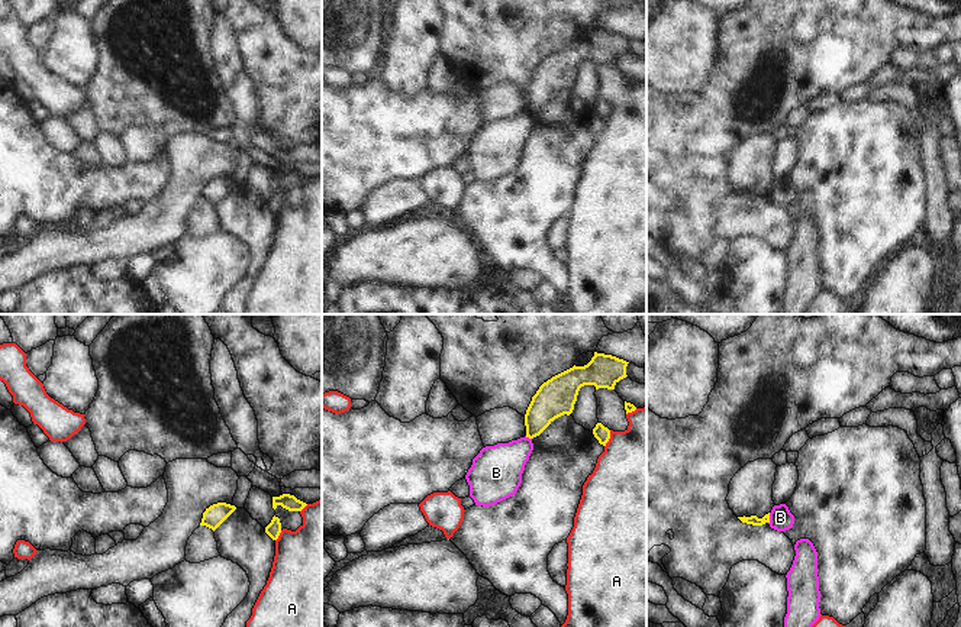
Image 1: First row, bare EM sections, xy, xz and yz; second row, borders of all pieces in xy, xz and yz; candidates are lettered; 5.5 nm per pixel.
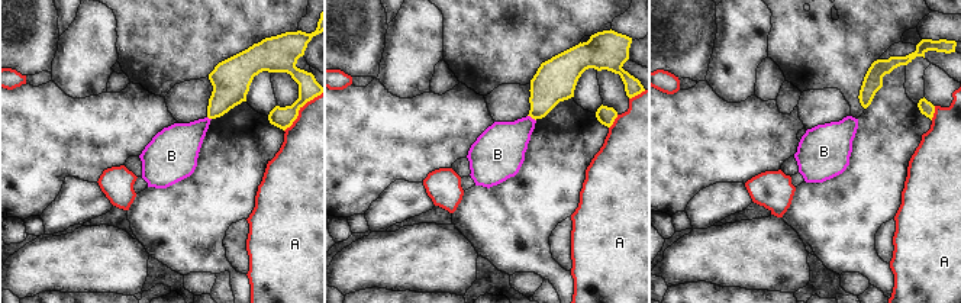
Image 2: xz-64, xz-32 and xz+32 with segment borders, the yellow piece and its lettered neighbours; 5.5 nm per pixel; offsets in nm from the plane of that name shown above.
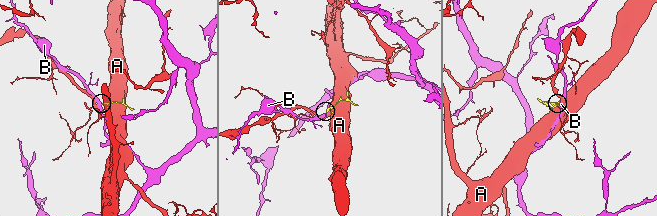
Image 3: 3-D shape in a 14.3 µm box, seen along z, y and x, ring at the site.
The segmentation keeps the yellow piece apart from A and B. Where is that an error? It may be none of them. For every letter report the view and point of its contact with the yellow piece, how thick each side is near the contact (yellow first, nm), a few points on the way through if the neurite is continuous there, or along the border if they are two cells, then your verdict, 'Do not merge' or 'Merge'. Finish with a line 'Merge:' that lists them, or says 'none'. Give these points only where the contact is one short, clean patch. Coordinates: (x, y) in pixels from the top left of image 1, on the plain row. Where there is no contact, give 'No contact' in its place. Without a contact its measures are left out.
A: Touches yellow at xz (609, 113). Thickness 90 nm (yellow) against 460 nm. Boundary: xz (610, 106), (610, 113), (605, 122). Do not merge
B: Touches yellow at yz (768, 194). Thickness 60 nm (yellow) against 130 nm. Boundary: yz (770, 188), (768, 199). Do not merge
Merge: none.

